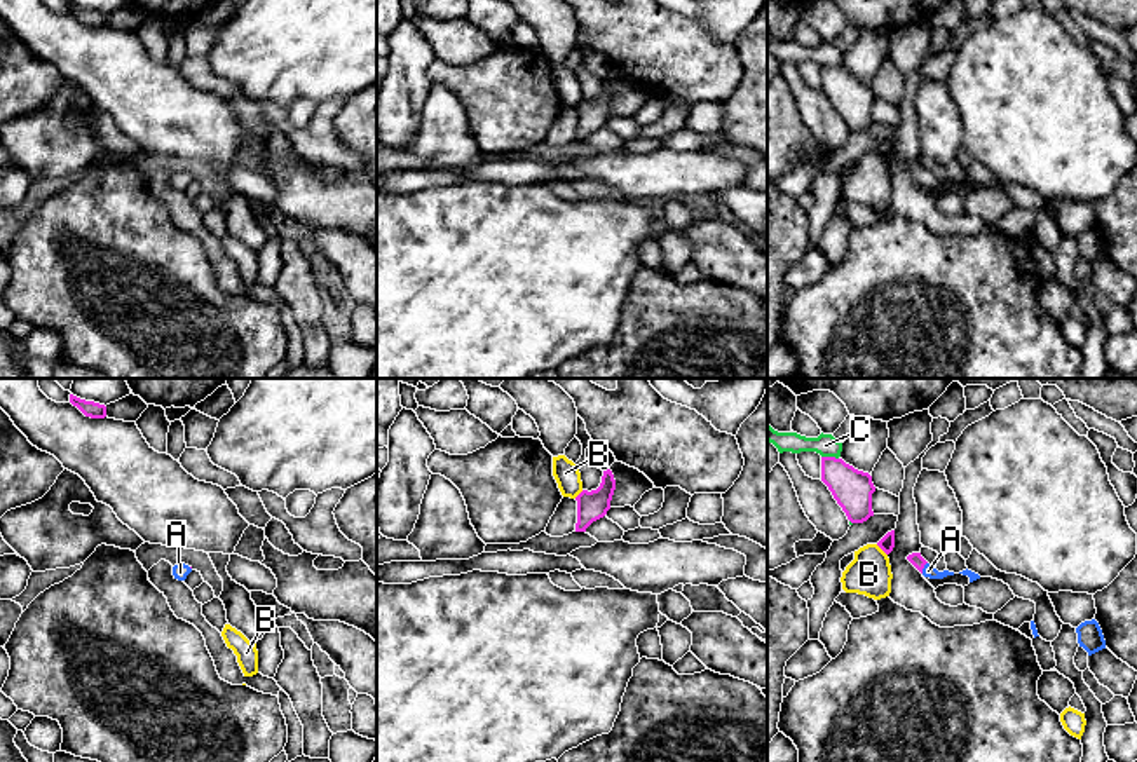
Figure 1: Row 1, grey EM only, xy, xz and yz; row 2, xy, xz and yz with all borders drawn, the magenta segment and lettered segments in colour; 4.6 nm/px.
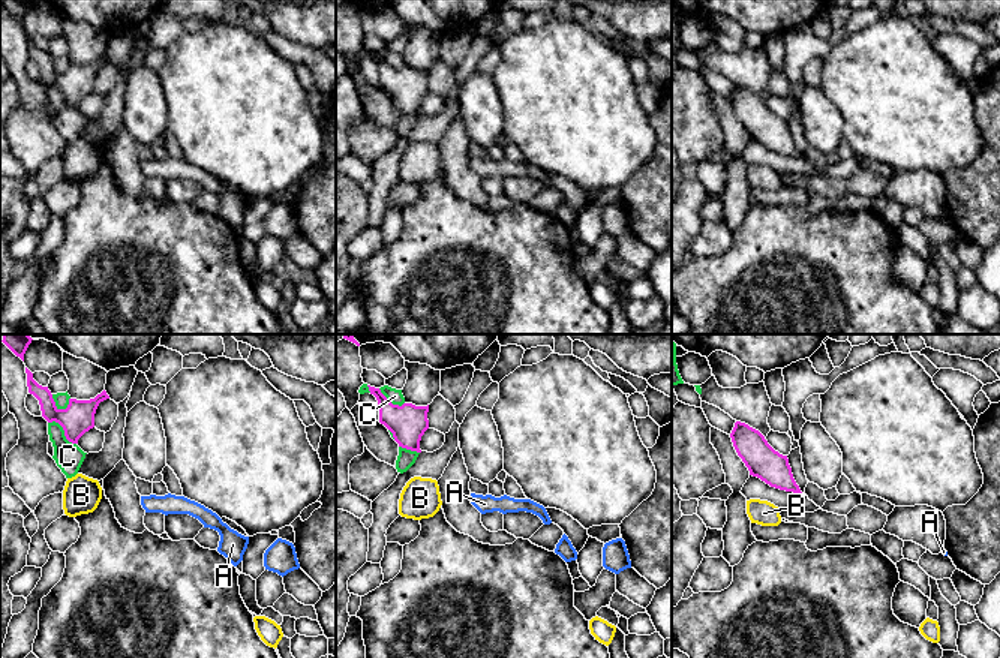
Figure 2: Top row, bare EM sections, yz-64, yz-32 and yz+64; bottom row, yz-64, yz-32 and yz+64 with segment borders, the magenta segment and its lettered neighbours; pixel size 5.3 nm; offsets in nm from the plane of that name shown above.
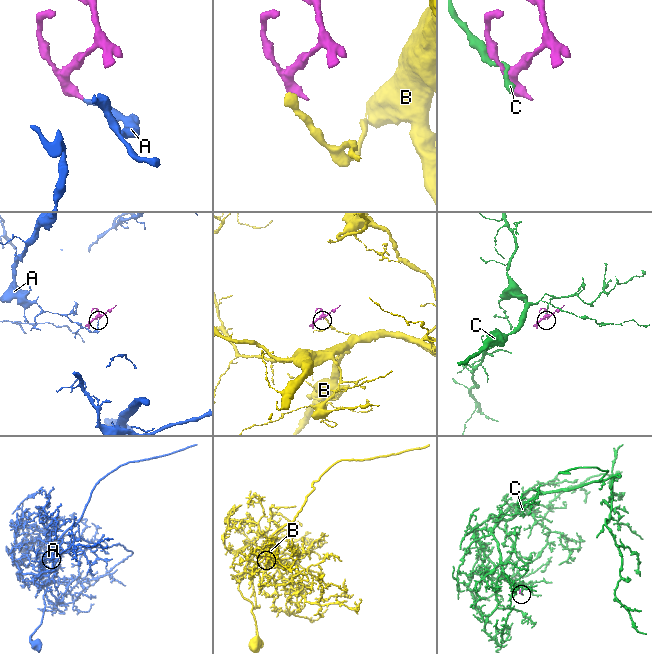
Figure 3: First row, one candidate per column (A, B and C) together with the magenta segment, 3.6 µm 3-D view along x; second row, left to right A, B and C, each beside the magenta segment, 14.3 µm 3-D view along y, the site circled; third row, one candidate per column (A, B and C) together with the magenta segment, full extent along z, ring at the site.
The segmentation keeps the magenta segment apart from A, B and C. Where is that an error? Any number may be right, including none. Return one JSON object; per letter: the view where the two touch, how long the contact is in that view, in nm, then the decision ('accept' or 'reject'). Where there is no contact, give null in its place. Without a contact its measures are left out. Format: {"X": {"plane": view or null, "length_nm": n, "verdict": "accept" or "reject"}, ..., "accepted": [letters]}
{"A": {"plane": "yz", "length_nm": 60, "verdict": "accept"}, "B": {"plane": "yz", "length_nm": 80, "verdict": "reject"}, "C": {"plane": "yz", "length_nm": 80, "verdict": "reject"}, "accepted": ["A"]}

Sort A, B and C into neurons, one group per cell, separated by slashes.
A / B / C

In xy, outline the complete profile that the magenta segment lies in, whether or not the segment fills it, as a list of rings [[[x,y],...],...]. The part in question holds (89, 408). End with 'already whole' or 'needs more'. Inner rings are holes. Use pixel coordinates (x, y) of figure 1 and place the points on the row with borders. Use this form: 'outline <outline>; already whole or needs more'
outline [[[70,394],[70,403],[73,406],[77,406],[85,417],[91,417],[91,418],[105,418],[106,417],[106,406],[105,405],[99,405],[94,401],[85,401],[85,399],[80,399],[73,394]]]; already whole

